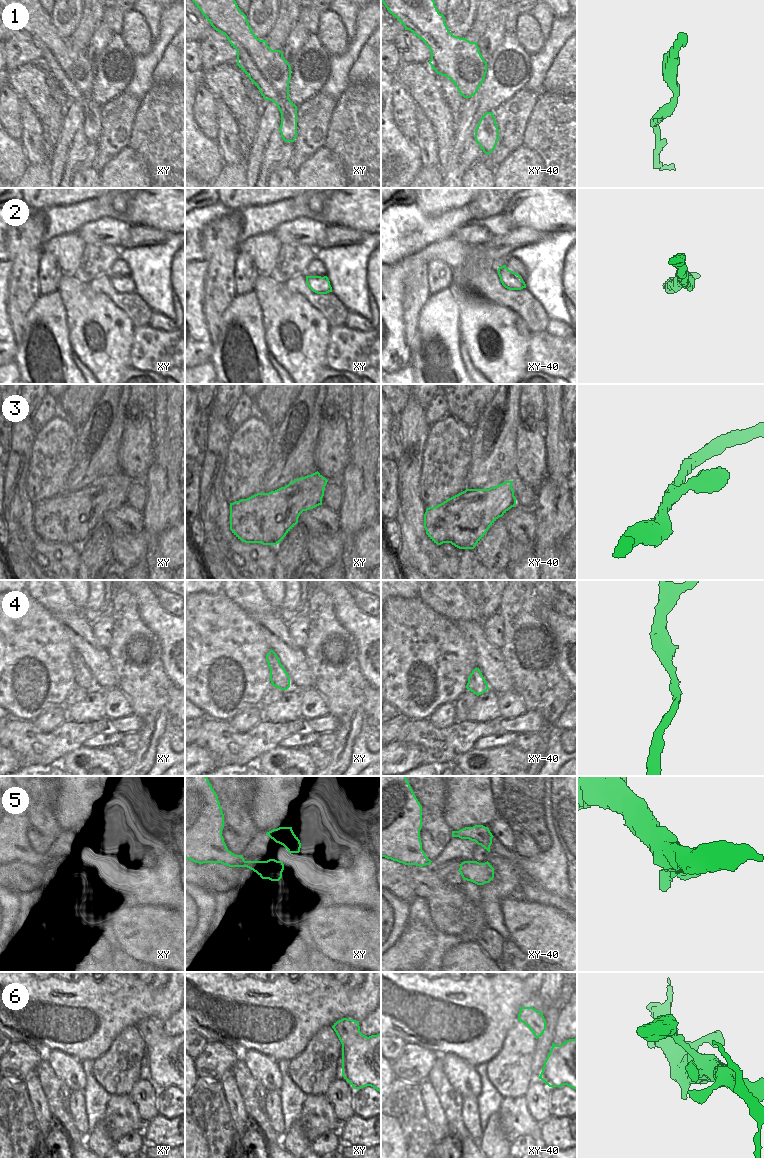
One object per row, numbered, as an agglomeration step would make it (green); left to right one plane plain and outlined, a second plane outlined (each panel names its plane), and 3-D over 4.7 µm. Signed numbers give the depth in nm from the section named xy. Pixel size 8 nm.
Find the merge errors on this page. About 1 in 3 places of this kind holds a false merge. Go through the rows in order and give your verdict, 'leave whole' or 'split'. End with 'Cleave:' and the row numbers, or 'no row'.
1: leave whole
2: leave whole
3: leave whole
4: leave whole
5: leave whole
6: leave whole
Cleave: no row

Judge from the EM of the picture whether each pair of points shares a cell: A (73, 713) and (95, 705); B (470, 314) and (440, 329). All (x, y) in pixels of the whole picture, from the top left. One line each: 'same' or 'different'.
A: same
B: different

